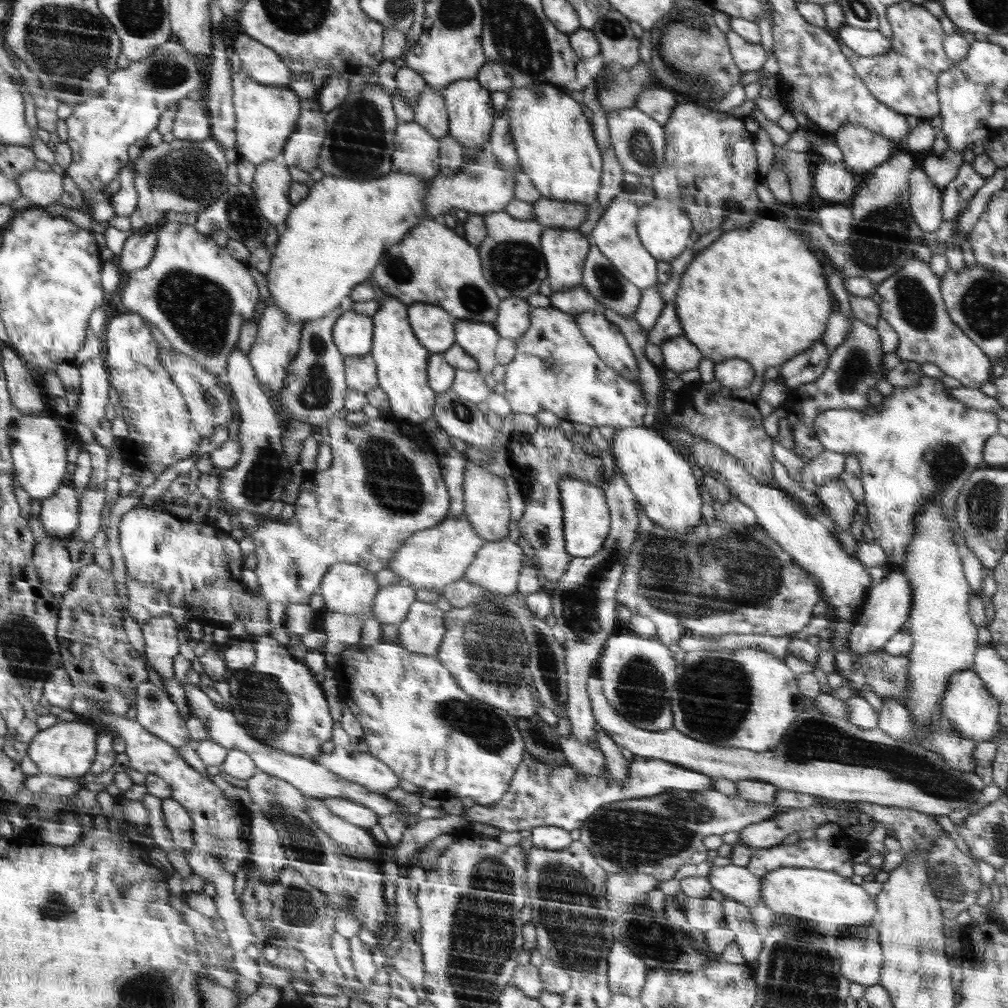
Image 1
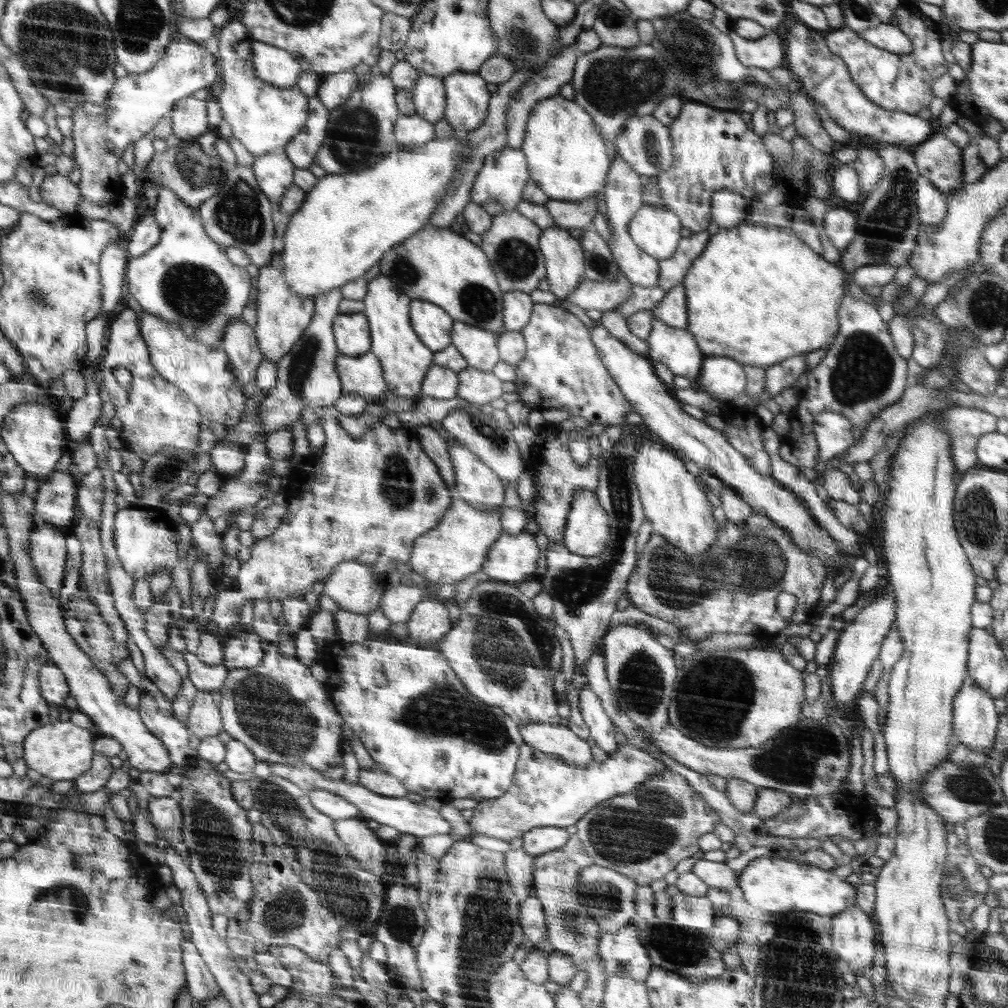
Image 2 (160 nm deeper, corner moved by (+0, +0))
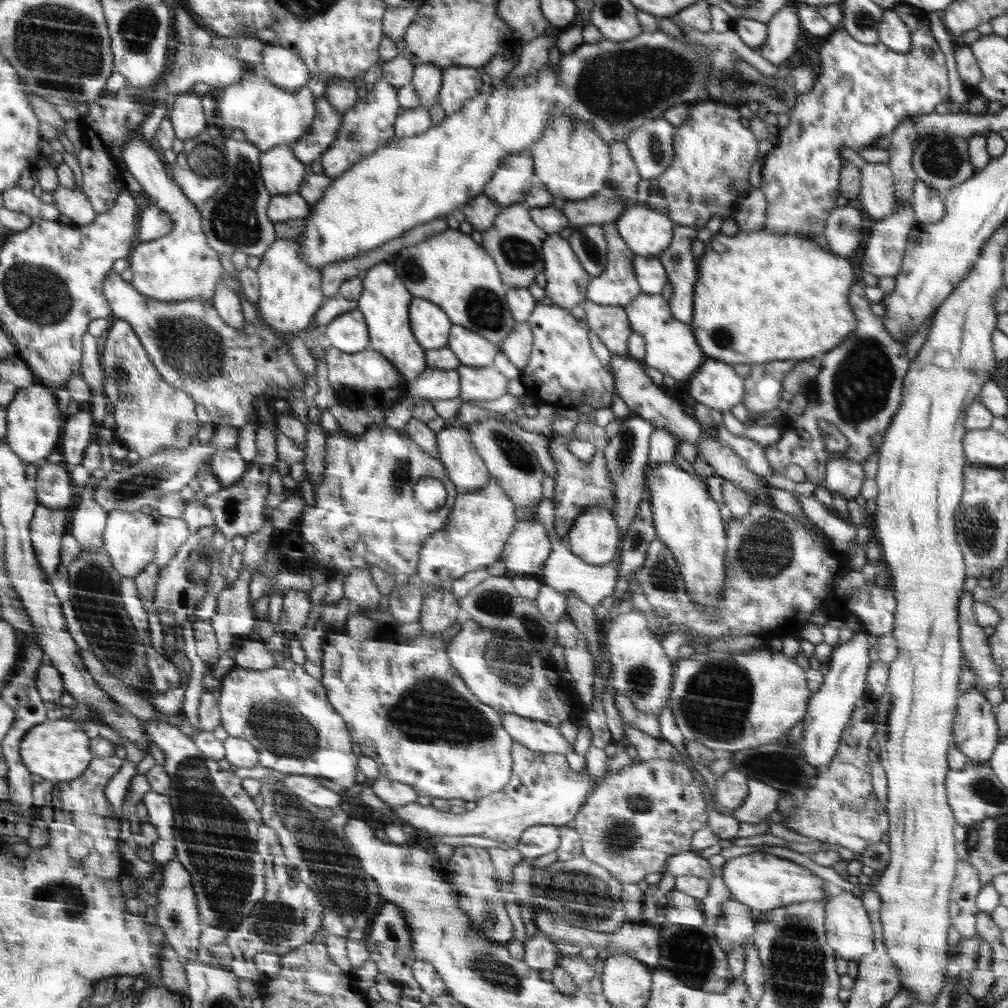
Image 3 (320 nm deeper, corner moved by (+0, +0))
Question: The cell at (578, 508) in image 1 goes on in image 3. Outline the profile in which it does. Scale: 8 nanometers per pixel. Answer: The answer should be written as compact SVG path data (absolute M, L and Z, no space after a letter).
M588 507L566 535L569 550L592 565L602 565L616 559L618 553L618 525L609 509Z

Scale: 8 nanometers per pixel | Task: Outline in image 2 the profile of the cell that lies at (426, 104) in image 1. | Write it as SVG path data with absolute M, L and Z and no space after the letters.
M422 75L410 92L418 116L432 124L445 118L445 87L442 79Z

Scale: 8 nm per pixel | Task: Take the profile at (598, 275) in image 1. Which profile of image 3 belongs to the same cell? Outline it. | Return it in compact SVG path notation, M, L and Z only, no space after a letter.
M600 225L572 226L569 243L584 270L593 277L607 267L607 240Z

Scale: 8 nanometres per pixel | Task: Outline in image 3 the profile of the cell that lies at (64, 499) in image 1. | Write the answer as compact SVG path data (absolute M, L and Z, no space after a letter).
M46 462L37 466L36 484L42 506L62 511L72 502L74 486L64 465Z

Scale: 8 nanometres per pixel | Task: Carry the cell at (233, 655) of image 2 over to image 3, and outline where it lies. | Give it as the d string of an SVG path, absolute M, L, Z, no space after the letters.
M242 640L233 649L235 666L255 670L269 670L274 667L277 656L273 656L267 646L258 640Z

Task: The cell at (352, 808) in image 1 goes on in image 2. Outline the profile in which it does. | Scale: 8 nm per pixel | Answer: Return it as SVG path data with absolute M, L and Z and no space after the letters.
M311 790L308 792L312 803L320 812L326 813L335 822L344 819L360 819L359 808L344 797L335 795L327 790Z

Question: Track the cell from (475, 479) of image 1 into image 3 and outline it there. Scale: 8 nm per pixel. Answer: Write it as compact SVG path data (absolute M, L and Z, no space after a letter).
M446 425L436 433L436 438L439 459L462 494L479 490L490 482L490 470L464 426Z

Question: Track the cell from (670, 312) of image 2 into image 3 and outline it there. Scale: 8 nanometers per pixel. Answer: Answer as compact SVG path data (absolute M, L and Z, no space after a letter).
M674 224L674 238L670 246L658 260L662 262L666 269L667 280L672 284L673 294L669 301L669 307L675 319L685 323L690 323L693 319L693 292L697 281L697 259L691 251L691 244L697 239L697 230L694 227Z

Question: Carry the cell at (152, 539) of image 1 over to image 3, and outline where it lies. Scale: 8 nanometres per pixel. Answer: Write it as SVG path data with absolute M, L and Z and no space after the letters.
M113 510L107 513L107 521L102 536L103 550L111 559L112 567L122 578L132 580L155 560L156 522L148 514L134 510L124 512Z

